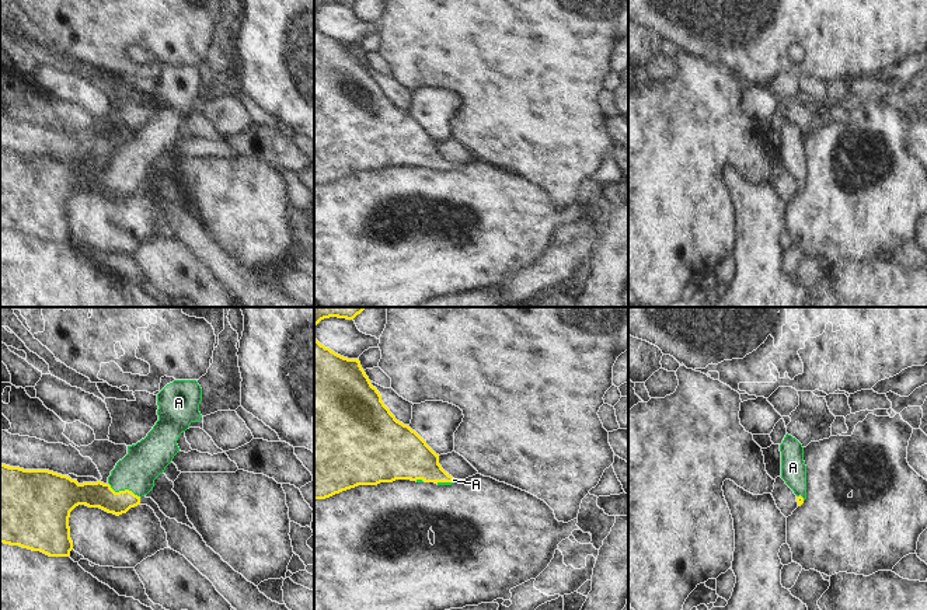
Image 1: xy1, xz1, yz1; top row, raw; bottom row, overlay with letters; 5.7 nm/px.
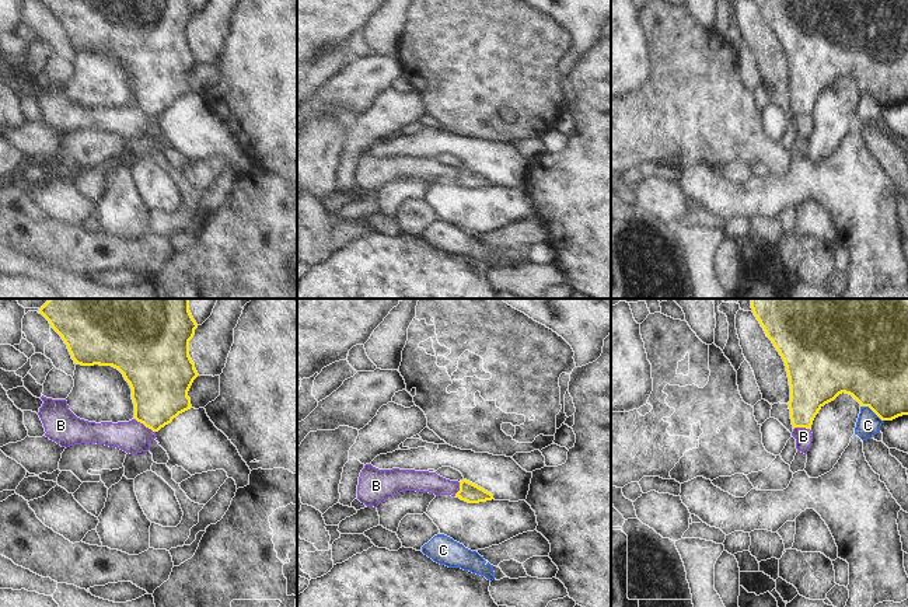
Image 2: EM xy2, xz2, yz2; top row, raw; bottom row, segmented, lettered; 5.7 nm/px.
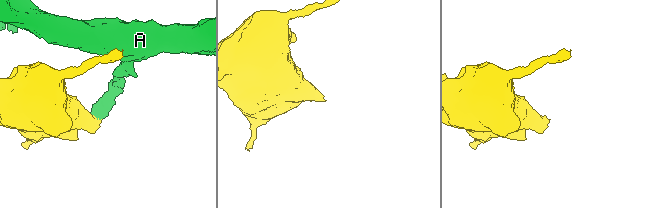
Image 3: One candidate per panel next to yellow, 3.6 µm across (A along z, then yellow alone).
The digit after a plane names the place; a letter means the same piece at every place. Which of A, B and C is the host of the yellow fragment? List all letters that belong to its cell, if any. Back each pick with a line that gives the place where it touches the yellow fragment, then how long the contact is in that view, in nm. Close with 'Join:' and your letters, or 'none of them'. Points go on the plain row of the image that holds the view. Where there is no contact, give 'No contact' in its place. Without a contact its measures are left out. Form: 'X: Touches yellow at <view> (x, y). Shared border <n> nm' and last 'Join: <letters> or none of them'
A: Touches yellow at xy1 (124, 177). Shared border 200 nm
Join: A.

